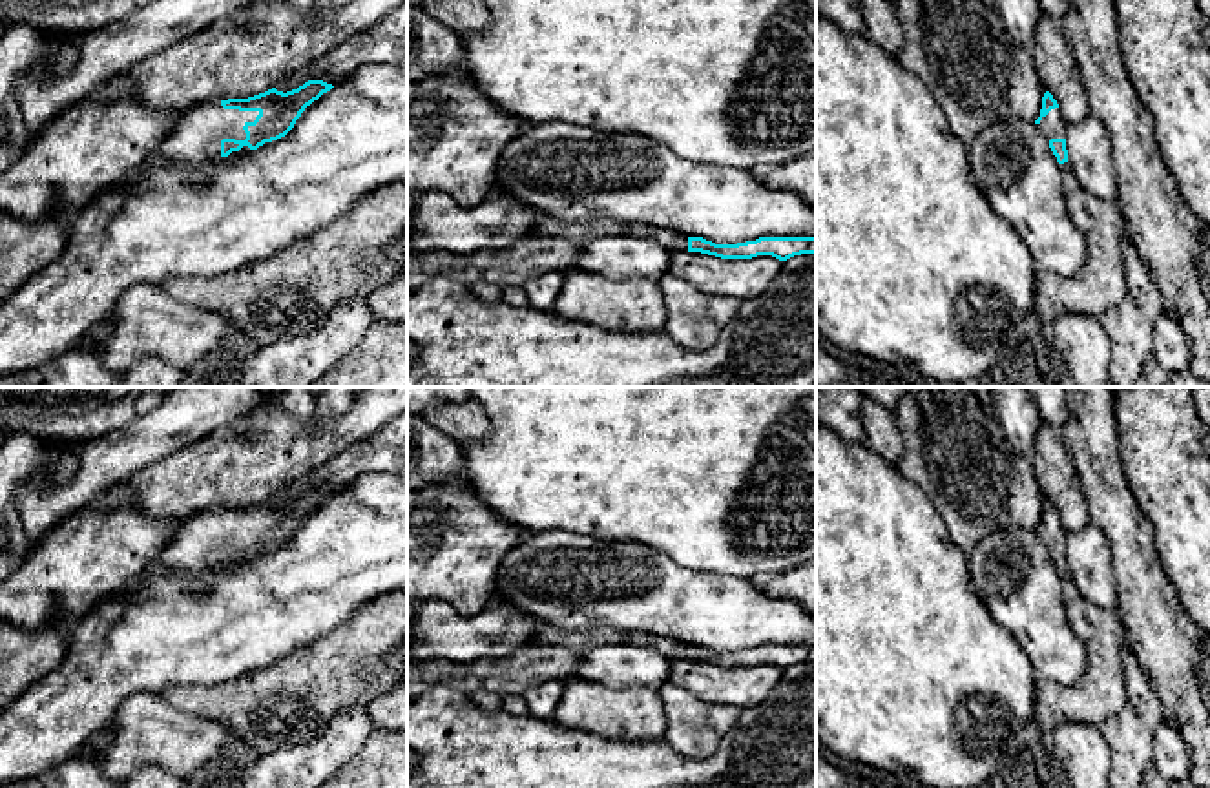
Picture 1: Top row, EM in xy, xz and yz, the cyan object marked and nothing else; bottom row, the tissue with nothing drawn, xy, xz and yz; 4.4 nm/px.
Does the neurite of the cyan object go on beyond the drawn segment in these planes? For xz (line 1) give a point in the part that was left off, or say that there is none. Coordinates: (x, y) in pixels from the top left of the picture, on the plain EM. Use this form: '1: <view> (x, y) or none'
1: none

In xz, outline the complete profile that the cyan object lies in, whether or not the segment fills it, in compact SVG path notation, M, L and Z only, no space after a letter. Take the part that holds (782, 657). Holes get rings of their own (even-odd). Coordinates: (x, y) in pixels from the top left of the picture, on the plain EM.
M688 646L688 660L701 660L721 668L752 668L772 664L787 669L801 662L816 662L816 646L759 646L737 653L715 653L703 646Z

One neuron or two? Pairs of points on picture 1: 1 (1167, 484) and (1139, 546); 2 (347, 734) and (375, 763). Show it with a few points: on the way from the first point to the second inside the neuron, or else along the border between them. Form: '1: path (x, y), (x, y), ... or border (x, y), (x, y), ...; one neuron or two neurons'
1: border (1128, 484), (1152, 528), (1159, 564); two neurons
2: border (375, 728), (362, 748), (336, 768); two neurons

